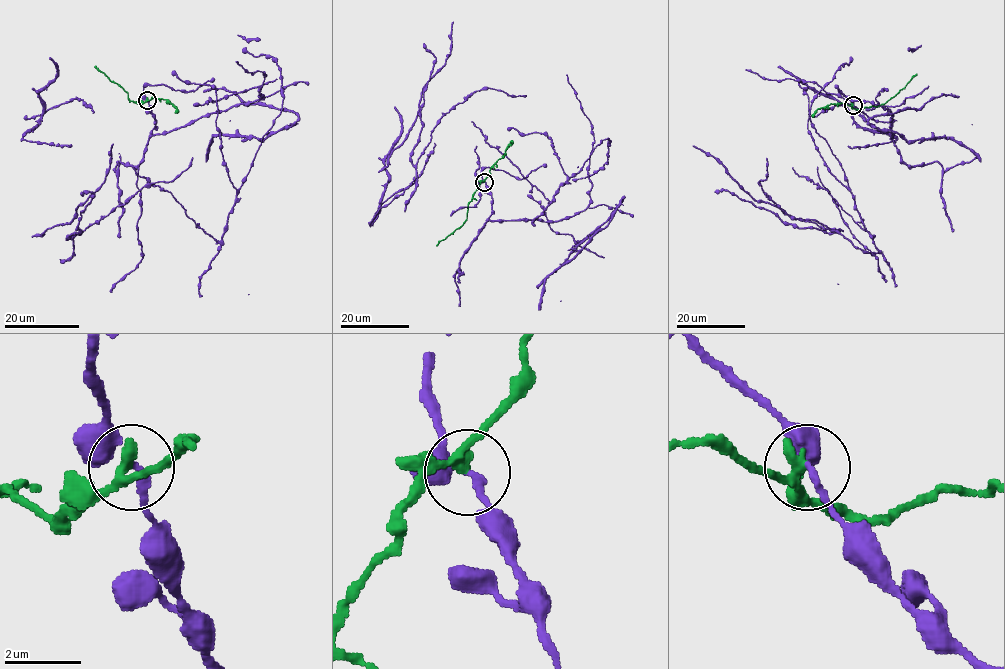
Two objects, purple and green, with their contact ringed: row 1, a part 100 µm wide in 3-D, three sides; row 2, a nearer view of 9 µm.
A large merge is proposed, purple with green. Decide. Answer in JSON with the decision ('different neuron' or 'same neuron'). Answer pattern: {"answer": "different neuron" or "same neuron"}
{"answer": "different neuron"}

